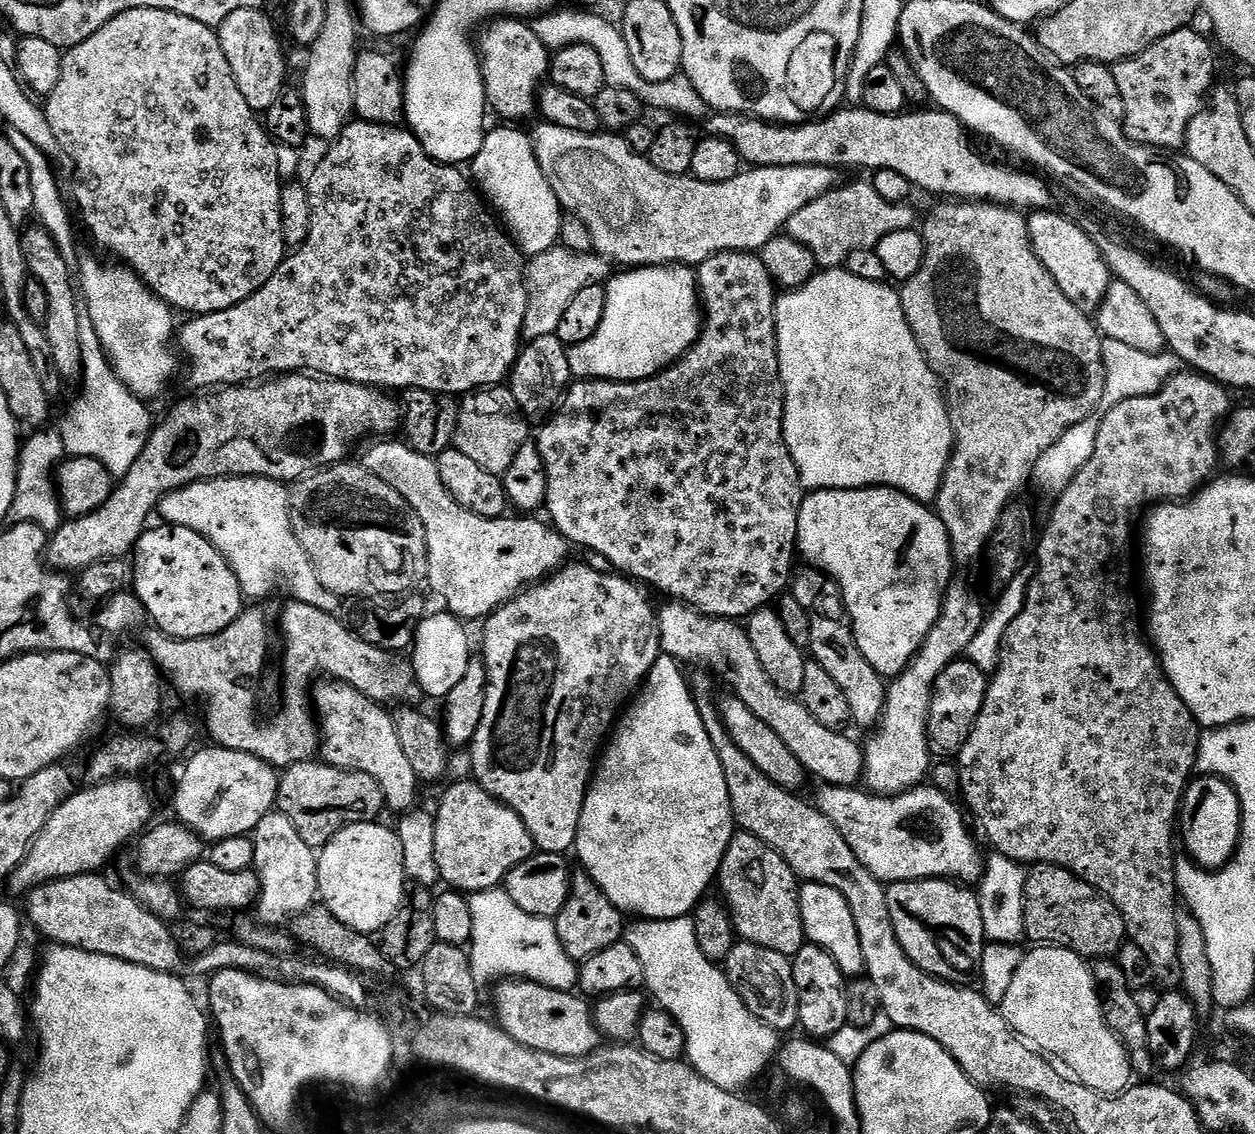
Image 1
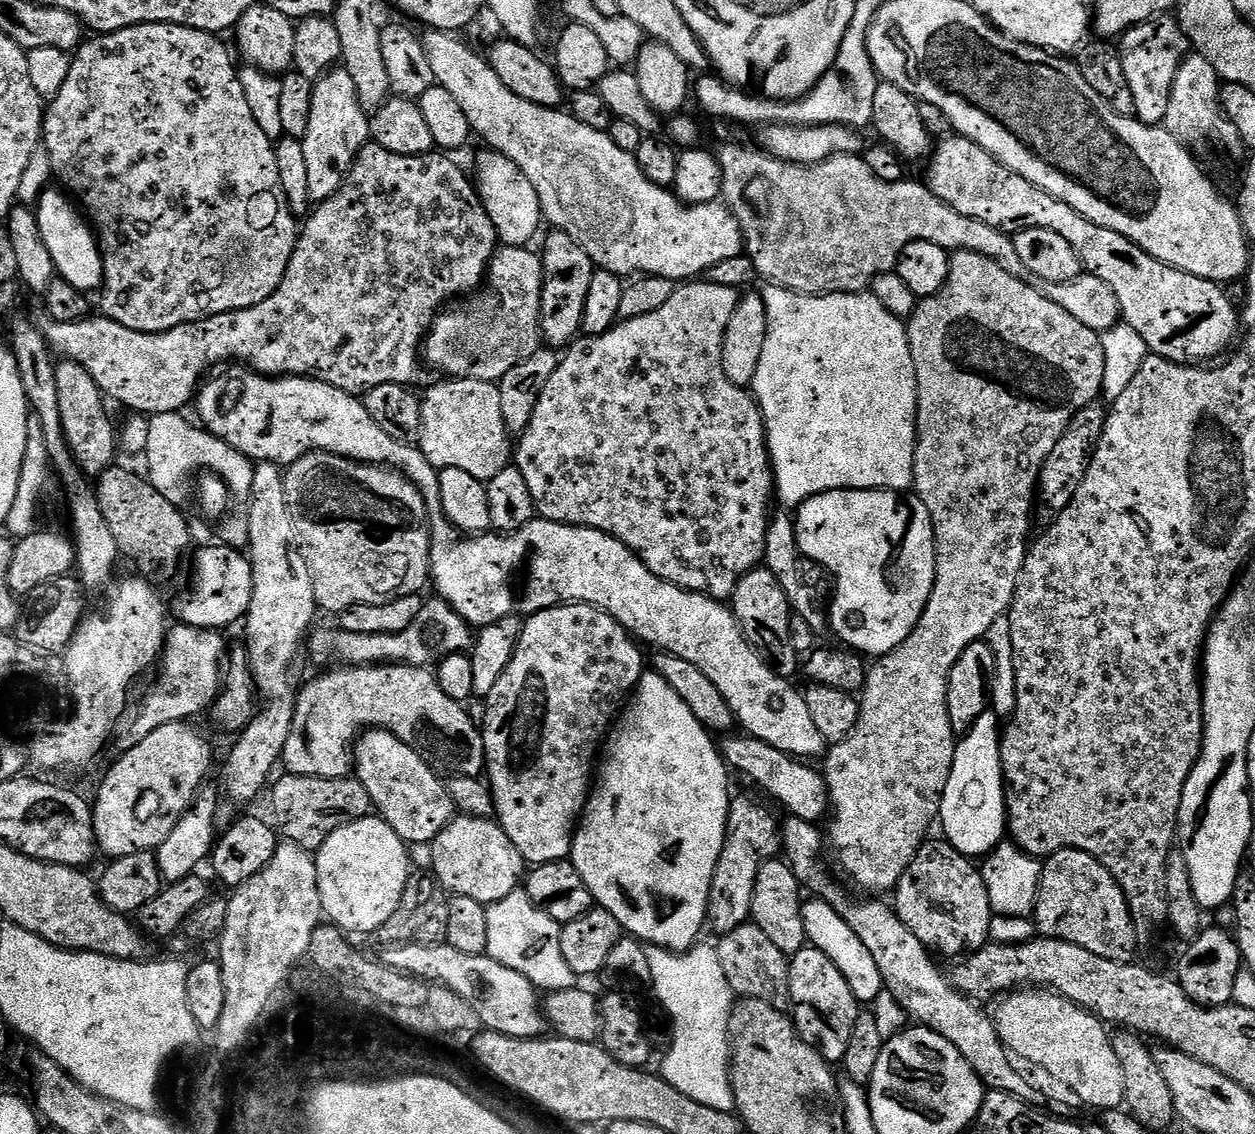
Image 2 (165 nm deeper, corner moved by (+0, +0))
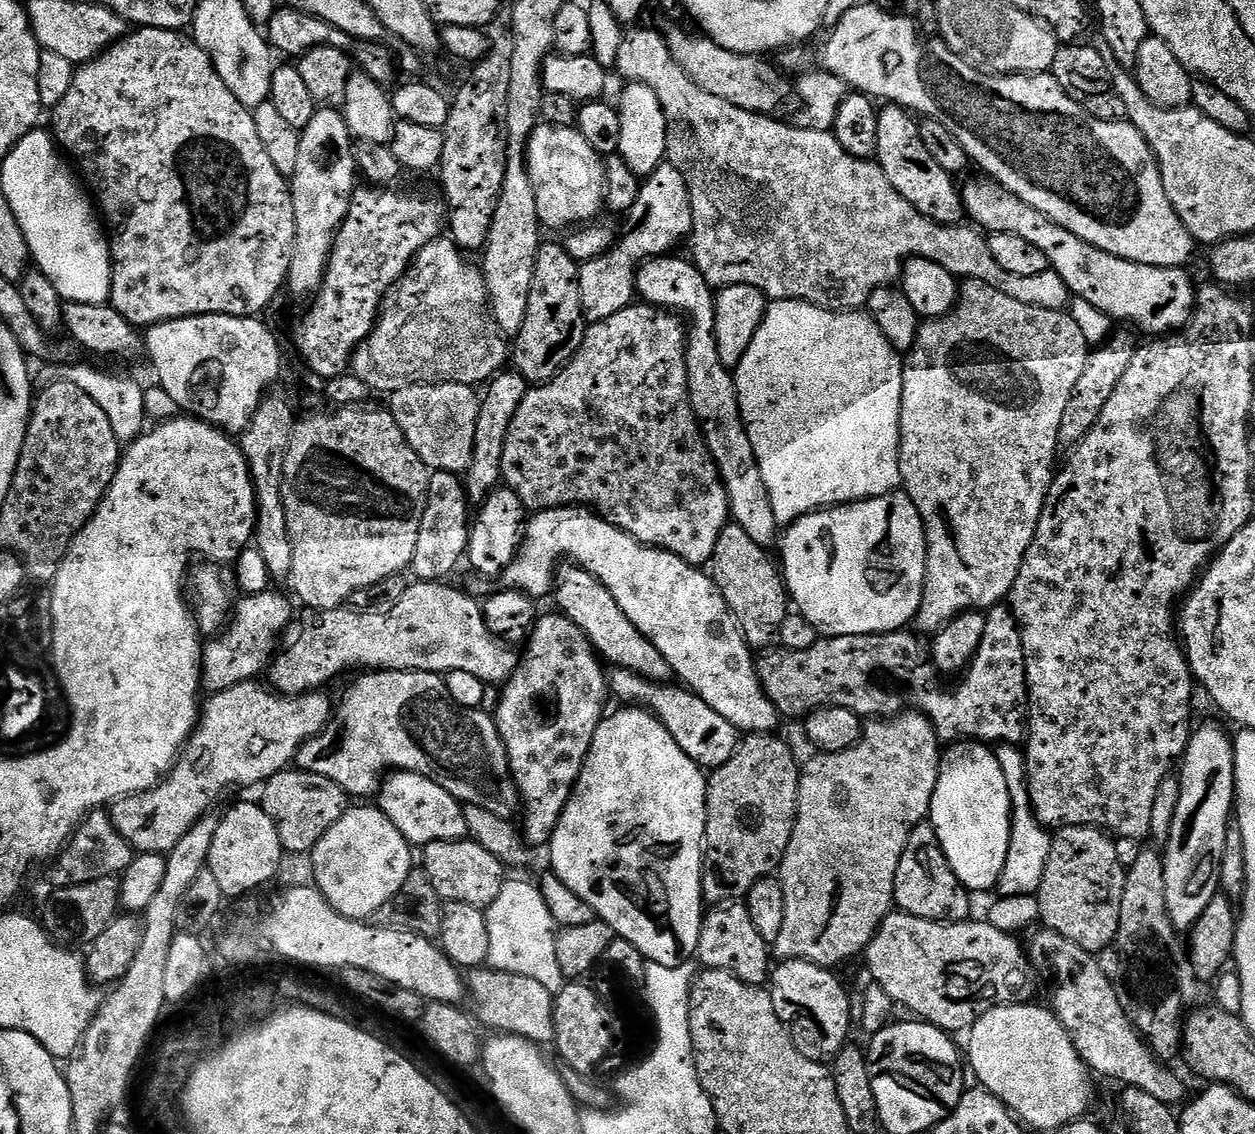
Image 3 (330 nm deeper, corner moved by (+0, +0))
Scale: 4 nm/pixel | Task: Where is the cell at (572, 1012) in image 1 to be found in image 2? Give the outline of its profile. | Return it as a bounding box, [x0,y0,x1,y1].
[382,942,546,1040]

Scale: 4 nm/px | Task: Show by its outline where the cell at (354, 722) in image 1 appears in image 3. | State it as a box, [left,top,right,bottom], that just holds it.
[378,771,468,846]

